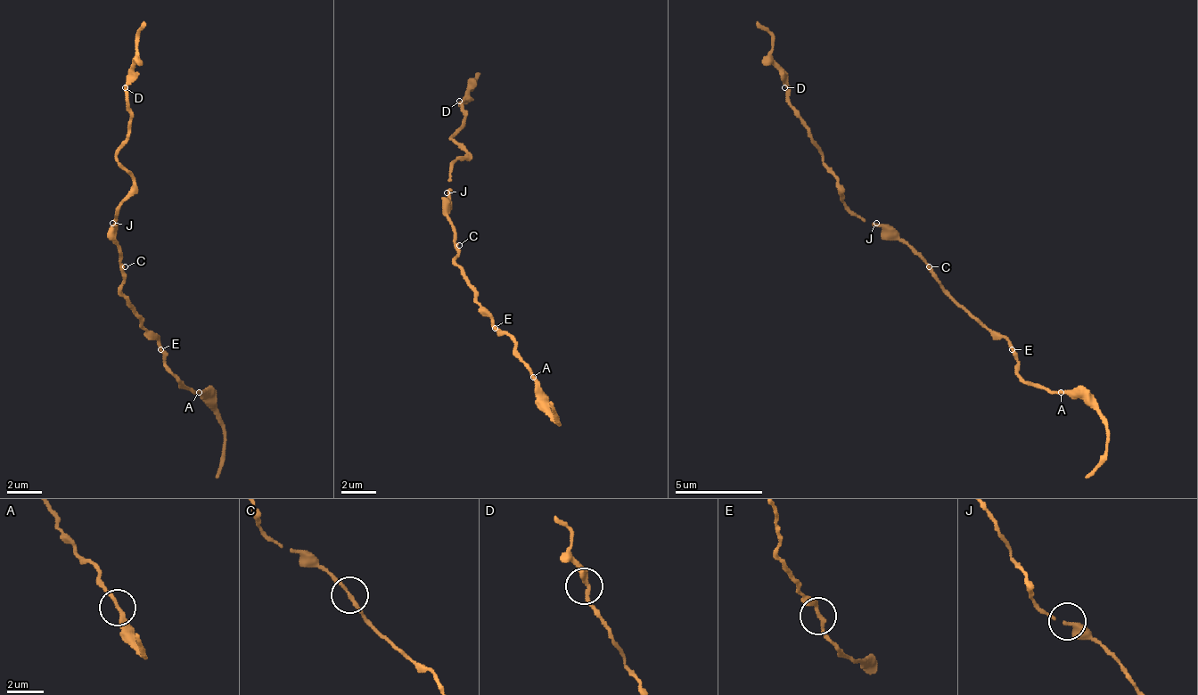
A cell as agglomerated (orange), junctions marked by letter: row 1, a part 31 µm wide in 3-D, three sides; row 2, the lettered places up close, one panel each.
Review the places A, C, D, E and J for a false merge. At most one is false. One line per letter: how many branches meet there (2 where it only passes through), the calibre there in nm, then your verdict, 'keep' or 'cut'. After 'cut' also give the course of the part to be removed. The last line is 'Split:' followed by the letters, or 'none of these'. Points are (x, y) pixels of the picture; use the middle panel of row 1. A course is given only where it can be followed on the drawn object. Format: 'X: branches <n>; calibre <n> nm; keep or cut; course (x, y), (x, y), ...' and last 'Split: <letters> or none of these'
A: branches 2; calibre 240 nm; keep
C: branches 2; calibre 170 nm; keep
D: branches 2; calibre 240 nm; keep
E: branches 2; calibre 180 nm; keep
J: branches 2; calibre 280 nm; keep
Split: none of these

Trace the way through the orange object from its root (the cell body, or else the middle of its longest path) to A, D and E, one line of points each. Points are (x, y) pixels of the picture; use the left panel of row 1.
A: (121, 266), (121, 292), (134, 314), (156, 336), (165, 367), (186, 388), (200, 393)
D: (121, 266), (112, 218), (134, 183), (134, 175), (117, 158), (129, 135), (129, 92), (125, 87)
E: (121, 266), (121, 292), (134, 310), (134, 314), (156, 336), (156, 345), (160, 349)

